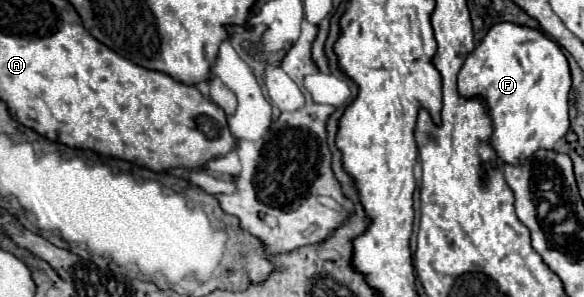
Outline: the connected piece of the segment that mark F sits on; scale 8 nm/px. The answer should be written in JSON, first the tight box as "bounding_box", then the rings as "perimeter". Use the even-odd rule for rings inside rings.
{"bounding_box":[458,22,568,166],"perimeter":[[[502,22],[492,26],[484,40],[466,58],[458,74],[458,92],[462,98],[482,98],[486,114],[492,120],[488,144],[494,148],[494,166],[520,166],[536,150],[552,150],[568,132],[568,60],[560,46],[546,34]]]}

